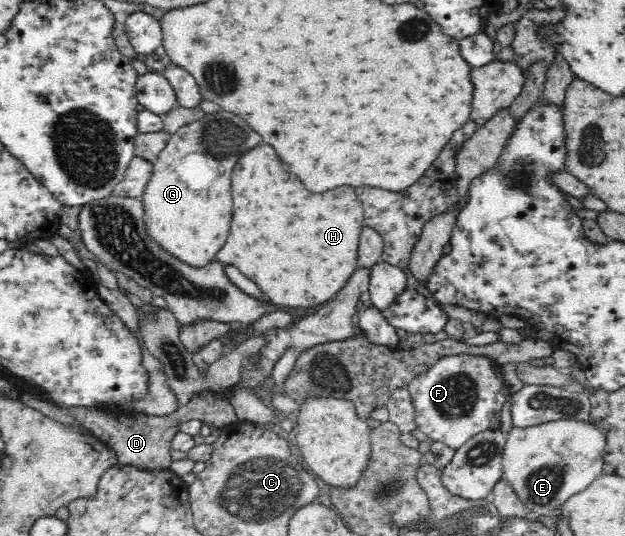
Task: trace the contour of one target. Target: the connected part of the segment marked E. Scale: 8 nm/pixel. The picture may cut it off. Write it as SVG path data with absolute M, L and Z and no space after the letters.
M559 419L530 427L517 427L513 425L507 432L505 448L502 450L502 471L504 472L502 478L511 485L511 488L513 488L517 497L528 509L531 509L538 515L543 514L543 516L555 516L555 514L559 514L559 512L557 512L557 508L559 508L561 504L565 503L569 498L571 498L571 496L573 496L573 494L577 494L577 492L581 492L581 490L586 490L593 480L604 473L603 456L605 454L605 444L605 433L589 421Z

